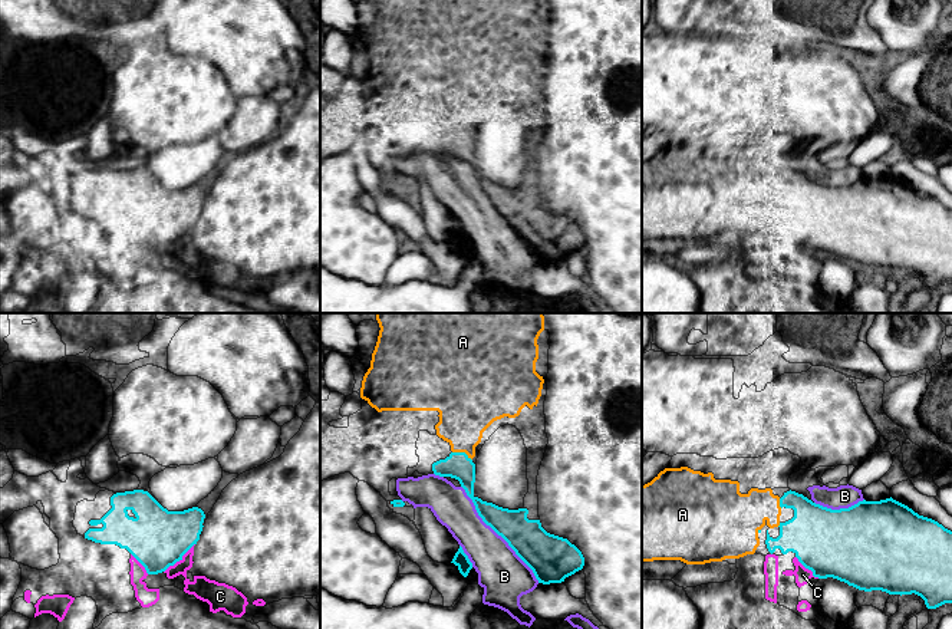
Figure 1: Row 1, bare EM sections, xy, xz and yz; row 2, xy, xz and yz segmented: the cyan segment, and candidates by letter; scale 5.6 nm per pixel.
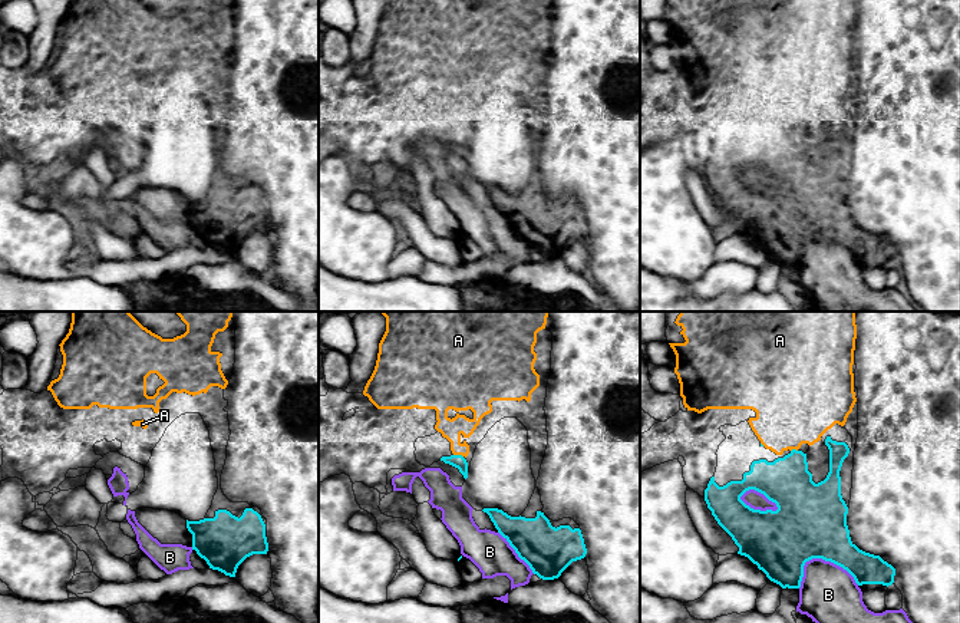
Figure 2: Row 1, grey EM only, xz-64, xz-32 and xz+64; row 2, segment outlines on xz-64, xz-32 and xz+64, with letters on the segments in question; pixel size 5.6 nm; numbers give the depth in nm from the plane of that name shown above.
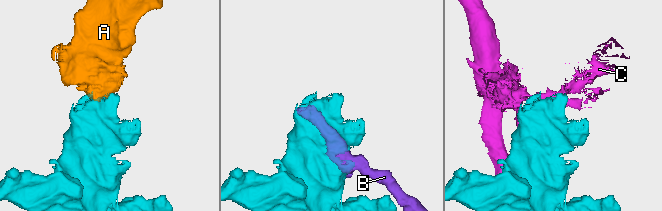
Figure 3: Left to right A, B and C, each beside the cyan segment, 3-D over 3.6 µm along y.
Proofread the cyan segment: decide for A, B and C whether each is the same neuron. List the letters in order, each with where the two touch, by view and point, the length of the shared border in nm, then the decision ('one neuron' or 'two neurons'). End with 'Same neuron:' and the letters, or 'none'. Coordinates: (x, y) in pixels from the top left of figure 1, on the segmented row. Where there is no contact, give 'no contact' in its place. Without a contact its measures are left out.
A: contact xz (463, 453); length 120 nm; one neuron
B: contact xz (497, 533); length 700 nm; two neurons
C: contact xy (180, 559); length 240 nm; two neurons
Same neuron: A

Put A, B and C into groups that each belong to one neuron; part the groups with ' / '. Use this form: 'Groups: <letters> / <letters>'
Groups: A / B / C

